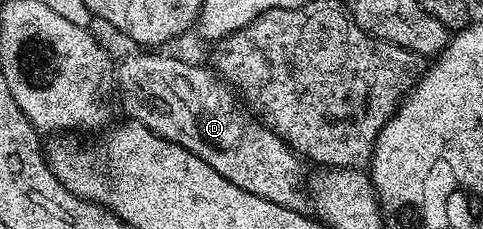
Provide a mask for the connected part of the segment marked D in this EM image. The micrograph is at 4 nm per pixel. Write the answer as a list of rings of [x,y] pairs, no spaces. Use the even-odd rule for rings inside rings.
[[[138,52],[135,58],[126,58],[122,63],[117,63],[116,69],[113,71],[112,78],[116,83],[118,81],[118,98],[122,101],[122,110],[126,113],[127,119],[144,124],[152,132],[156,132],[161,138],[169,142],[180,144],[182,148],[188,148],[188,152],[192,152],[196,156],[200,156],[200,160],[207,162],[212,168],[216,168],[216,172],[220,172],[220,176],[224,176],[232,184],[236,184],[237,188],[242,188],[245,192],[252,193],[253,196],[263,197],[264,200],[270,200],[274,204],[283,205],[284,208],[305,211],[308,206],[308,190],[304,185],[304,174],[302,178],[302,166],[304,162],[299,155],[290,149],[290,145],[281,138],[273,134],[267,126],[262,123],[261,118],[255,116],[240,101],[234,87],[229,86],[227,82],[223,82],[213,69],[202,66],[193,66],[190,62],[185,62],[182,58],[169,58],[168,55],[162,54],[166,52]]]

